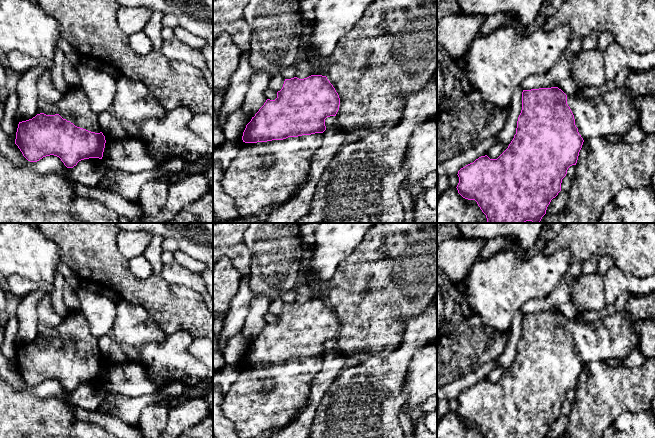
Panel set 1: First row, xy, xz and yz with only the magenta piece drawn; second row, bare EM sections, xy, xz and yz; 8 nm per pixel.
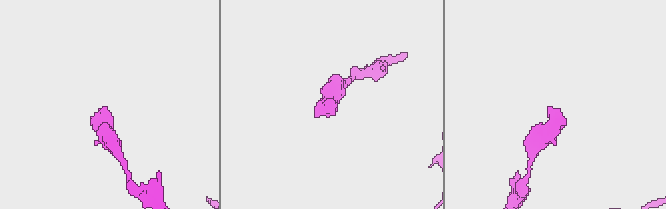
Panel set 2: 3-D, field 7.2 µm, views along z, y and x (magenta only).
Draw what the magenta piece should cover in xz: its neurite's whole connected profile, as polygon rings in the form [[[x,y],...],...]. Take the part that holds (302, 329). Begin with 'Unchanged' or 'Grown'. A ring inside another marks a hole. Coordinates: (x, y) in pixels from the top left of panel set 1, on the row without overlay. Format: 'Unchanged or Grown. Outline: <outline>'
Grown. Outline: [[[311,299],[304,303],[285,303],[282,313],[277,316],[277,322],[267,323],[246,349],[238,379],[224,395],[222,410],[233,422],[238,438],[256,438],[269,430],[282,429],[291,422],[299,407],[308,401],[311,382],[323,367],[325,343],[336,340],[339,329],[339,319],[326,300]],[[265,381],[273,383],[267,392],[262,388]]]

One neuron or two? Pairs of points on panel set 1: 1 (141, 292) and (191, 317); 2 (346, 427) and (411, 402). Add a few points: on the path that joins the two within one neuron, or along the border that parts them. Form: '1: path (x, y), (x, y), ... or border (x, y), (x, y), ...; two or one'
1: path (153, 293), (164, 302), (179, 308); one
2: border (406, 378), (404, 386), (405, 402); two

